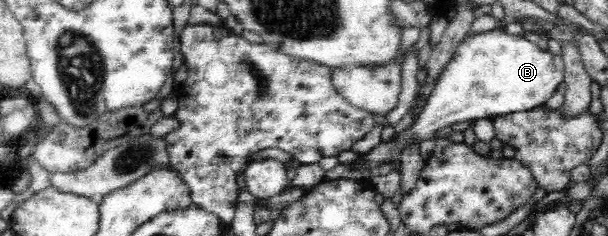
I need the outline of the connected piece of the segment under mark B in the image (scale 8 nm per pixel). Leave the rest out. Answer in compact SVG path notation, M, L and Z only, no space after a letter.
M497 28L468 35L441 70L433 90L430 90L421 112L414 116L411 125L395 132L387 141L380 141L371 151L360 154L357 161L345 164L345 167L376 173L379 166L398 161L411 143L435 139L437 132L446 126L523 112L543 105L563 80L561 56L548 50L542 51L523 35L510 35L505 29Z

